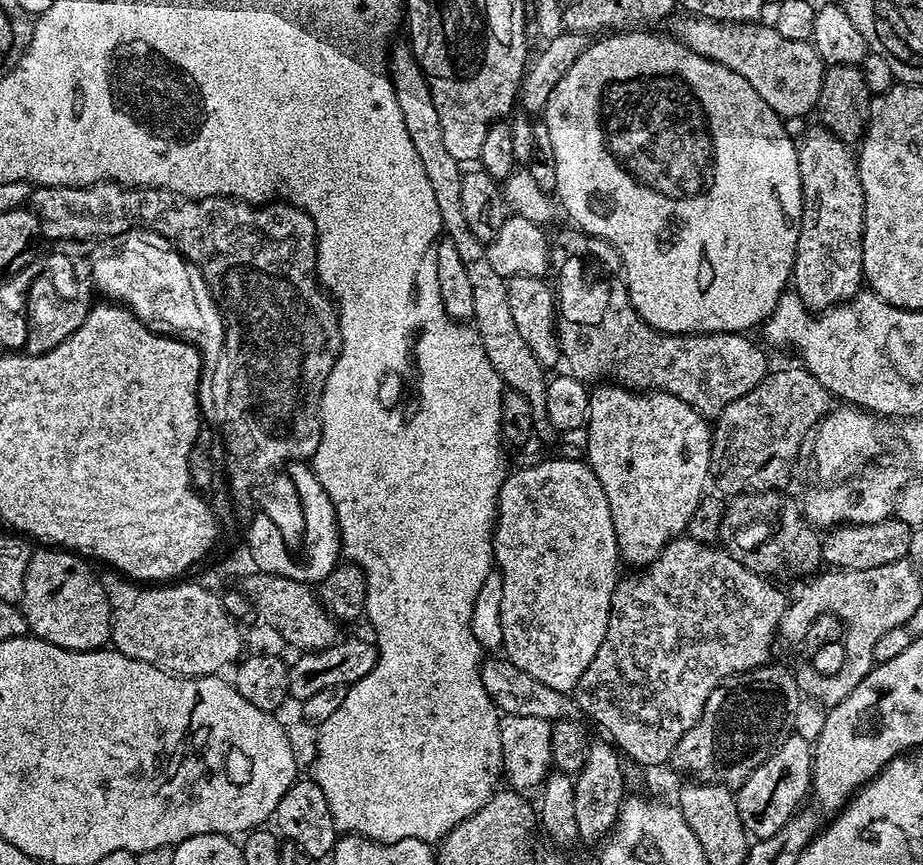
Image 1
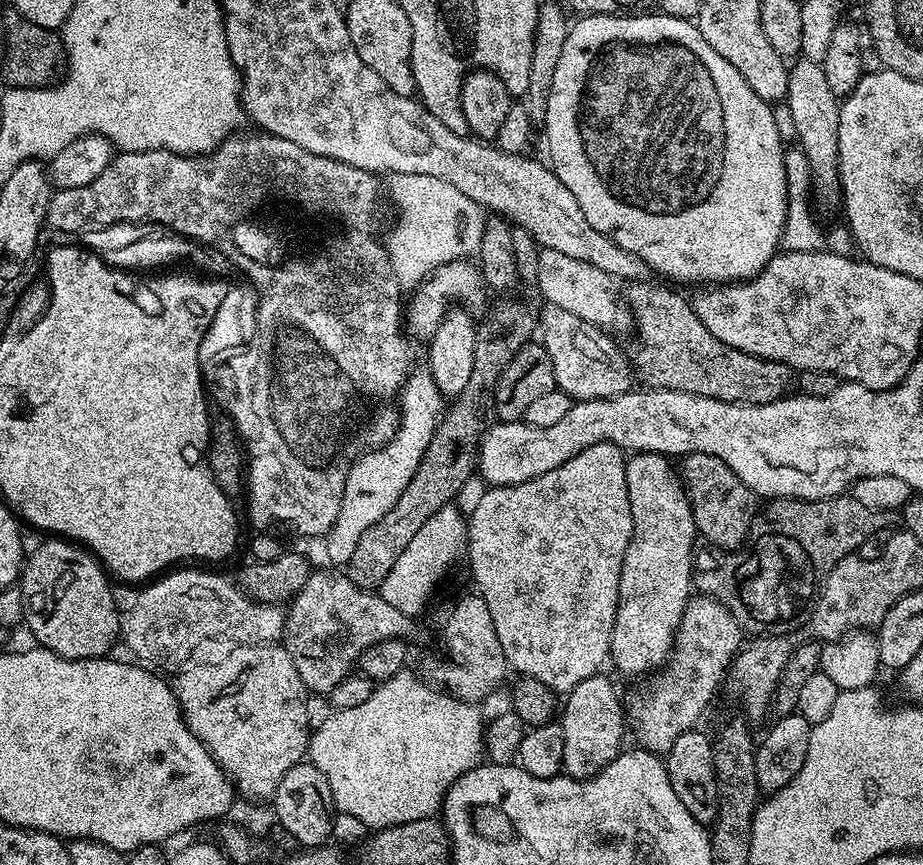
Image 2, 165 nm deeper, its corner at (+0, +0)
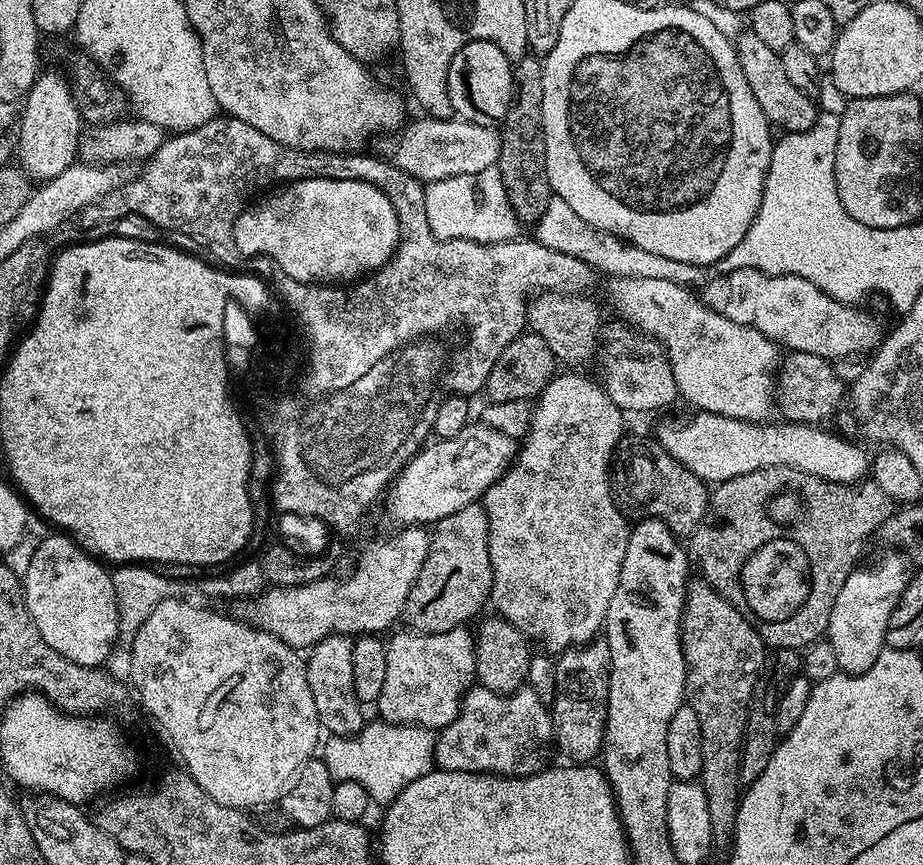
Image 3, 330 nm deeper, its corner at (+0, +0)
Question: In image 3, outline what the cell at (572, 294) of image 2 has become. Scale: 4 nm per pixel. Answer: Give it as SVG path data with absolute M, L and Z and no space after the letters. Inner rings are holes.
M626 278L613 279L612 304L620 311L619 319L646 336L652 336L664 346L670 366L674 370L674 382L679 399L689 400L693 409L729 416L739 420L755 420L764 422L774 412L776 404L776 381L782 363L782 348L776 341L766 338L758 330L750 326L742 326L738 322L730 322L730 318L722 318L710 306L706 306L699 295L696 296L691 287L678 282L666 282L666 278Z

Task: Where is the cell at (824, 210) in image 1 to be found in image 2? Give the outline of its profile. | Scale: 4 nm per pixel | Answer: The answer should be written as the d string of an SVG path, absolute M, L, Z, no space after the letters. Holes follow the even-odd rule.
M800 58L789 67L786 103L797 131L795 143L803 149L810 162L811 195L817 205L820 203L824 208L832 208L836 204L837 207L842 200L838 166L838 118L841 101L826 82L823 64Z

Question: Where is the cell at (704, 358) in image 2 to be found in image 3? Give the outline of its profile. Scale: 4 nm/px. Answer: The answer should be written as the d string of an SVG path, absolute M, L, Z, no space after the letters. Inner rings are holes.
M789 351L783 357L778 379L776 381L776 404L784 411L783 419L794 424L823 425L840 407L846 404L846 382L838 376L833 368L833 361L822 358L818 354Z

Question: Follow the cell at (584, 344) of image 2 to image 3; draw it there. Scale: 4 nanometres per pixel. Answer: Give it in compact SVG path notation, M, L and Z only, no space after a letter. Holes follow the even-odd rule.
M616 322L610 336L608 345L606 340L598 356L601 364L598 383L614 402L614 406L618 406L625 414L631 414L631 412L652 412L655 408L664 408L667 404L677 403L674 370L664 352L664 346L654 337L646 336L624 322Z

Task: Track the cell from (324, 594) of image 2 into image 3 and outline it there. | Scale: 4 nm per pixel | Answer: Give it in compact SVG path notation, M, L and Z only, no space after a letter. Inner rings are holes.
M337 634L318 641L307 653L306 667L310 694L314 694L314 706L318 709L321 729L332 736L356 735L364 727L366 717L358 694L354 694L352 640L347 635Z

